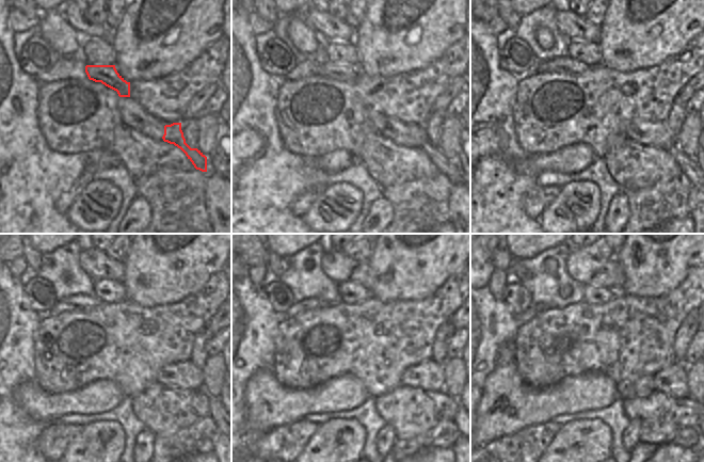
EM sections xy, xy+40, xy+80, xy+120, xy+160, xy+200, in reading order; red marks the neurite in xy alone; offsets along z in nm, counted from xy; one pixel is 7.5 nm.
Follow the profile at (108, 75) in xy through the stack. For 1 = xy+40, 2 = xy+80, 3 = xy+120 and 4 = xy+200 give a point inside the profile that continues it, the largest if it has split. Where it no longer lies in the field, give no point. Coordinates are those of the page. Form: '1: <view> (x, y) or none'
1: xy+40 (342, 72)
2: xy+80 (561, 64)
3: xy+120 (75, 302)
4: xy+200 (533, 309)

